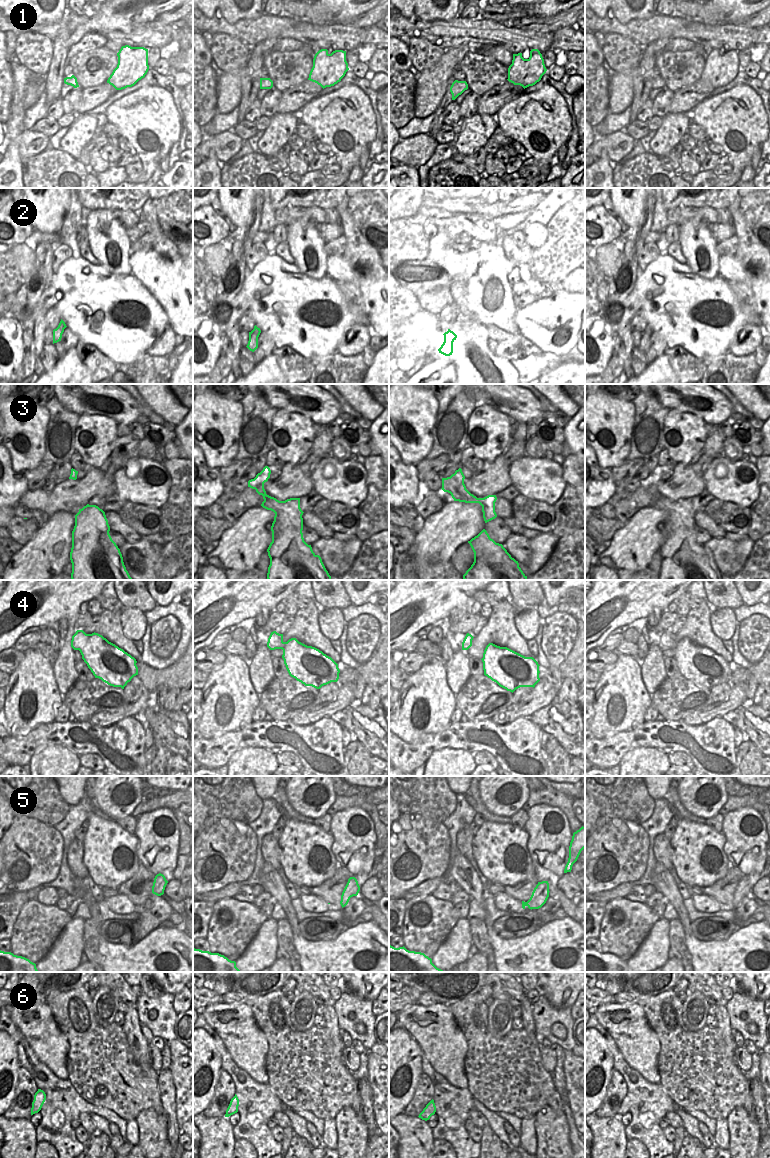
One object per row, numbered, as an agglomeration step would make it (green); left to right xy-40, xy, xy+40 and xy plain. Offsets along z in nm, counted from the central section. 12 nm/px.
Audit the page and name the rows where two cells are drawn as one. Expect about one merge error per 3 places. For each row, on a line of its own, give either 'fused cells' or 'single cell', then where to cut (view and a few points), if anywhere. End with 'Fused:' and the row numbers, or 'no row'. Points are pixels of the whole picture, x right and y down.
1: single cell; no cut
2: fused cells; cut in xy along (257, 336), (249, 339)
3: single cell; no cut
4: single cell; no cut
5: fused cells; cut in xy+40 along (541, 882), (544, 892), (548, 896)
6: single cell; no cut
Fused: 2, 5

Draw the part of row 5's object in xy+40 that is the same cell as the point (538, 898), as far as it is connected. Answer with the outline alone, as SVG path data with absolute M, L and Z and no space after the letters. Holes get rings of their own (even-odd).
M538 882L534 888L530 899L527 902L522 901L522 908L525 909L527 906L529 909L539 909L547 901L548 895L545 893L545 887L542 882Z

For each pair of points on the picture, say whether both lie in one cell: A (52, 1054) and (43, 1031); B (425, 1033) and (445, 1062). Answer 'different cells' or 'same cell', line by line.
A: same cell
B: same cell

